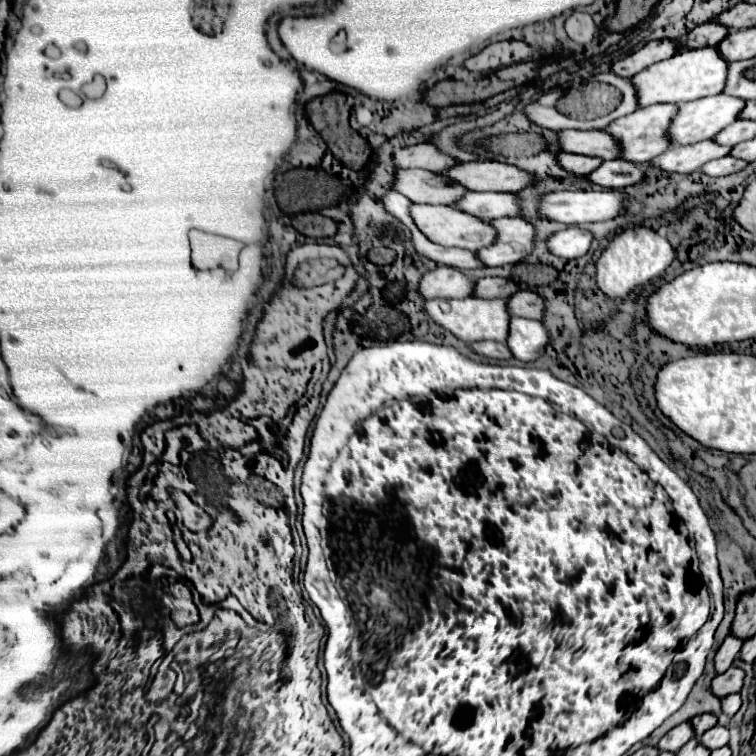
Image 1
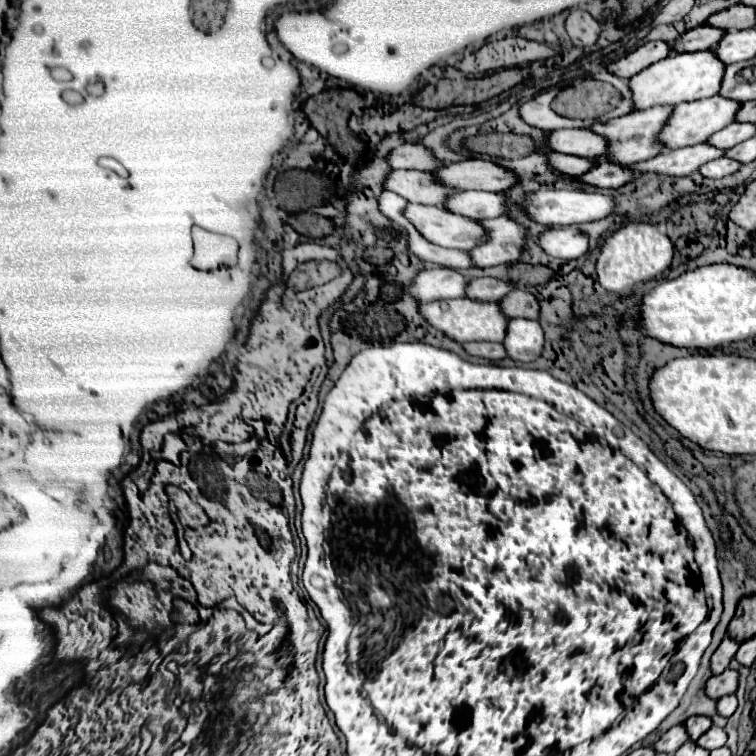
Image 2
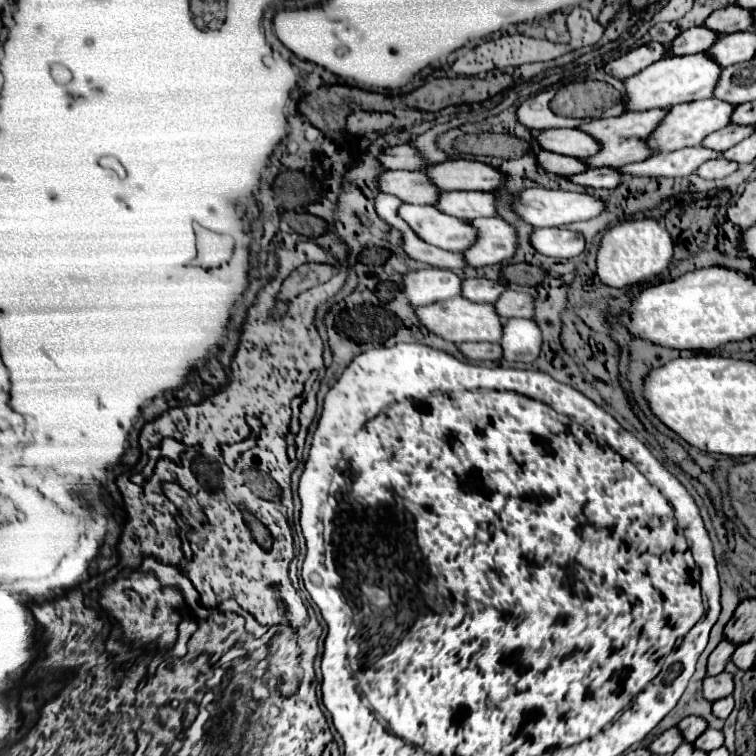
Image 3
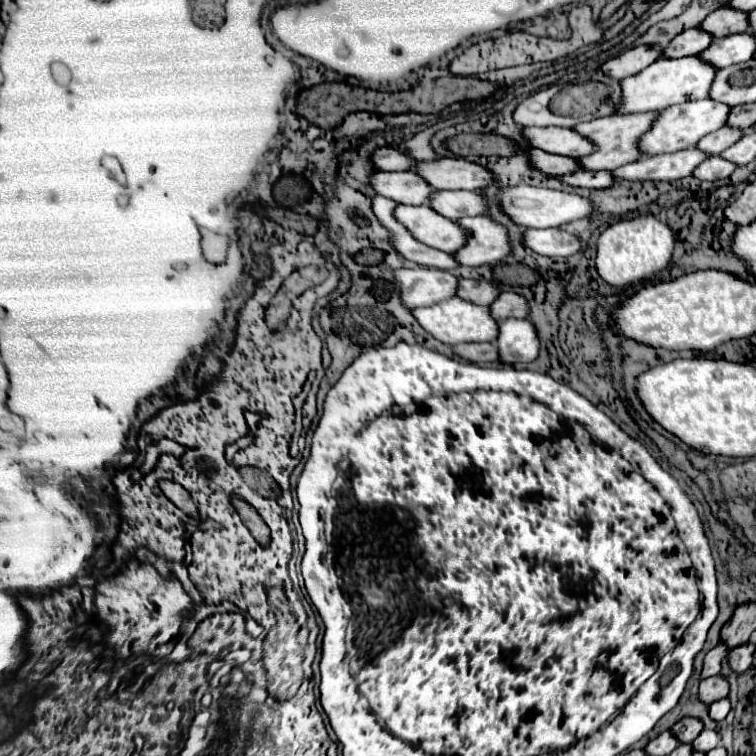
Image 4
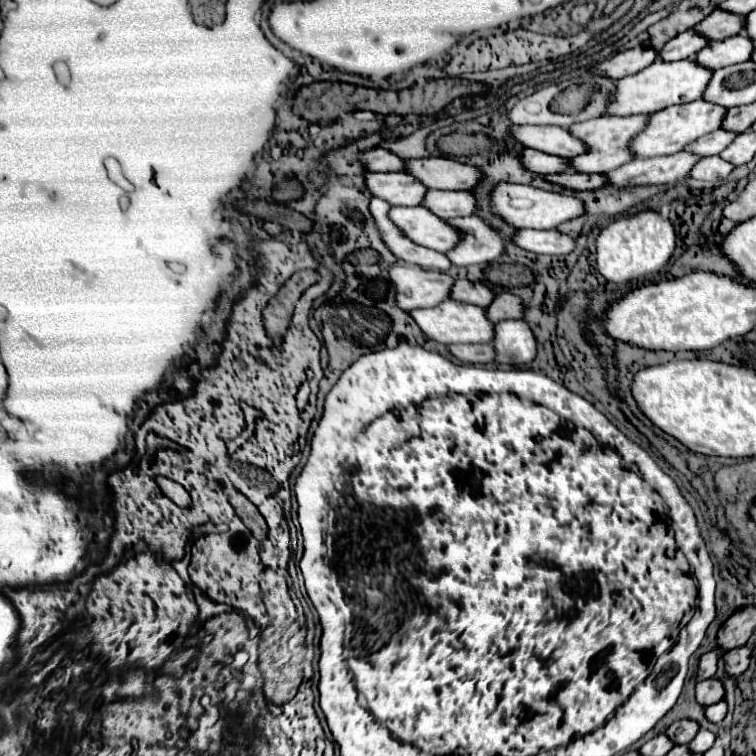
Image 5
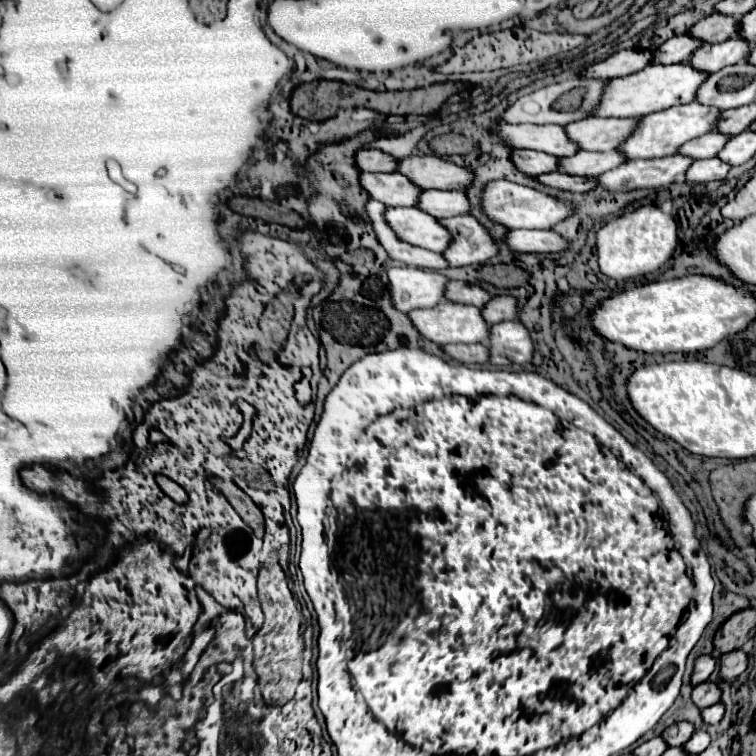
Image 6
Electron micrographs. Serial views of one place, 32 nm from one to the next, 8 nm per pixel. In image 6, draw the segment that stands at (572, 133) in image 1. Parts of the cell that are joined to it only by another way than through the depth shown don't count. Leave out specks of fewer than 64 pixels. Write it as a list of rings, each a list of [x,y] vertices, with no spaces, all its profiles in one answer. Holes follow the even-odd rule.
[[[504,124],[500,128],[500,136],[510,148],[532,148],[558,158],[574,156],[580,152],[576,150],[576,144],[570,144],[564,128],[556,124]]]

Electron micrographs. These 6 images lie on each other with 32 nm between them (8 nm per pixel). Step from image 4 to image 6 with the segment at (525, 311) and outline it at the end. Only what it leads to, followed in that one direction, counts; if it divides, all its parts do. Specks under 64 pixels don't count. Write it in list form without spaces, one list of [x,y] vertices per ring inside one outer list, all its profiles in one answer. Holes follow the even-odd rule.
[[[510,294],[494,296],[492,302],[482,308],[482,316],[488,324],[496,324],[502,320],[518,320],[518,300]]]

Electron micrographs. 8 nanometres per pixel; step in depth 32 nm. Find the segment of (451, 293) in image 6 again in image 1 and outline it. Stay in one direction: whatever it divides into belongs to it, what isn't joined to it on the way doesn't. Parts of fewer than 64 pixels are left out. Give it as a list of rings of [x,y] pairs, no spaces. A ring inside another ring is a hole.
[[[480,278],[474,288],[474,296],[480,298],[508,298],[516,294],[520,286],[514,280],[506,278]]]

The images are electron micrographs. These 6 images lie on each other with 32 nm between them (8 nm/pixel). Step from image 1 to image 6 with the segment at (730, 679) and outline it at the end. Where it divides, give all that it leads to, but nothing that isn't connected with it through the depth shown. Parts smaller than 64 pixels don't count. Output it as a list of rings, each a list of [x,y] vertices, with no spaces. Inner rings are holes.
[[[710,680],[694,686],[694,692],[692,692],[692,700],[698,708],[706,708],[706,706],[716,704],[720,700],[720,696],[722,696],[720,686],[716,682],[710,682]]]

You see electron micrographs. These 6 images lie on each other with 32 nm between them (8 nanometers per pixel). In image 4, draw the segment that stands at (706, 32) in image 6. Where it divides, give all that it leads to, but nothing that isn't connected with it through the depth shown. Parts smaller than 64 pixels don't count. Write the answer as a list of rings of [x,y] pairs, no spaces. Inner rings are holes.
[[[718,8],[700,24],[702,30],[710,32],[714,38],[724,38],[728,34],[738,34],[748,30],[748,12],[736,12],[736,8]]]

